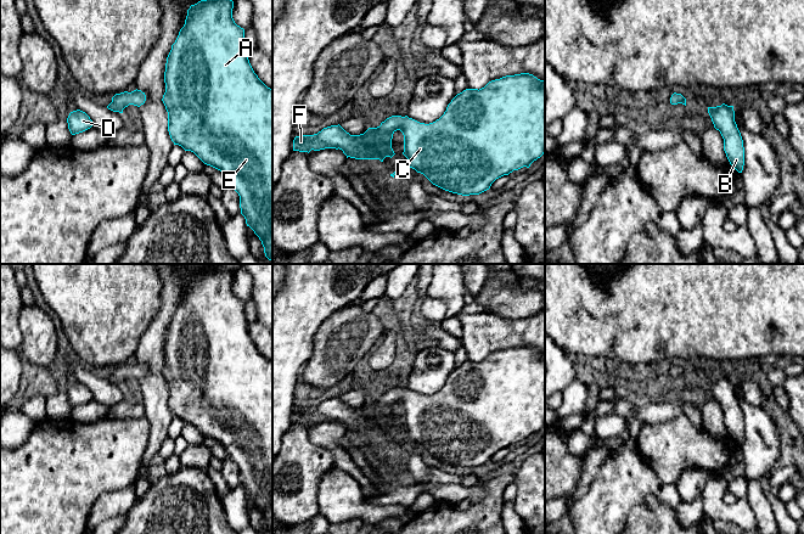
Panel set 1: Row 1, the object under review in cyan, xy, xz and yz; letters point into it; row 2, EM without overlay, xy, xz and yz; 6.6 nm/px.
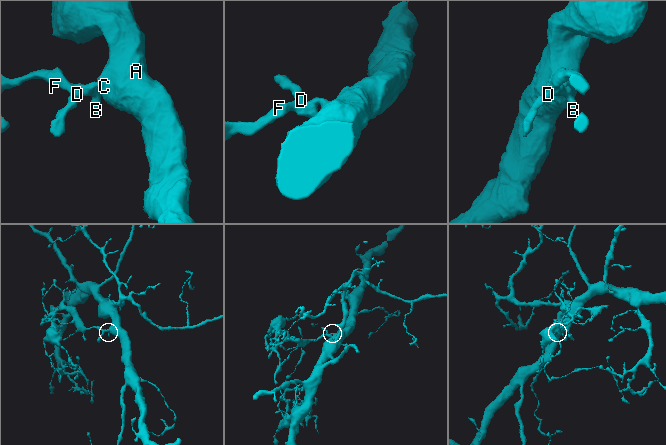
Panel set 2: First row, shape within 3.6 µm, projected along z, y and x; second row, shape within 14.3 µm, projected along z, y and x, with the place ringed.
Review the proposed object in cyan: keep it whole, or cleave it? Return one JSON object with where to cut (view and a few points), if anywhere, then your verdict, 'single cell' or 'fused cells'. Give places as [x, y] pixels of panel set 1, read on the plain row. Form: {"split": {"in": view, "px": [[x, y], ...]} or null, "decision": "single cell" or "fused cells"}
{"split": null, "decision": "single cell"}

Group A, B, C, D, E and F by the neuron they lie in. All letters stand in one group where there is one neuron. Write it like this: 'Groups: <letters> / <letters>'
Groups: A B C D E F

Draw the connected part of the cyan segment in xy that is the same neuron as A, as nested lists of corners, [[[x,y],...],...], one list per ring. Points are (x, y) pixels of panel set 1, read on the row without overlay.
[[[225,270],[201,272],[190,279],[185,297],[180,302],[167,330],[164,344],[165,365],[162,373],[168,384],[168,404],[174,417],[193,425],[204,437],[220,443],[225,448],[227,456],[240,468],[241,487],[244,489],[247,499],[259,510],[265,529],[272,534],[272,361],[268,360],[253,343],[248,332],[249,324],[244,315],[244,302],[235,296],[232,281],[234,274]]]

